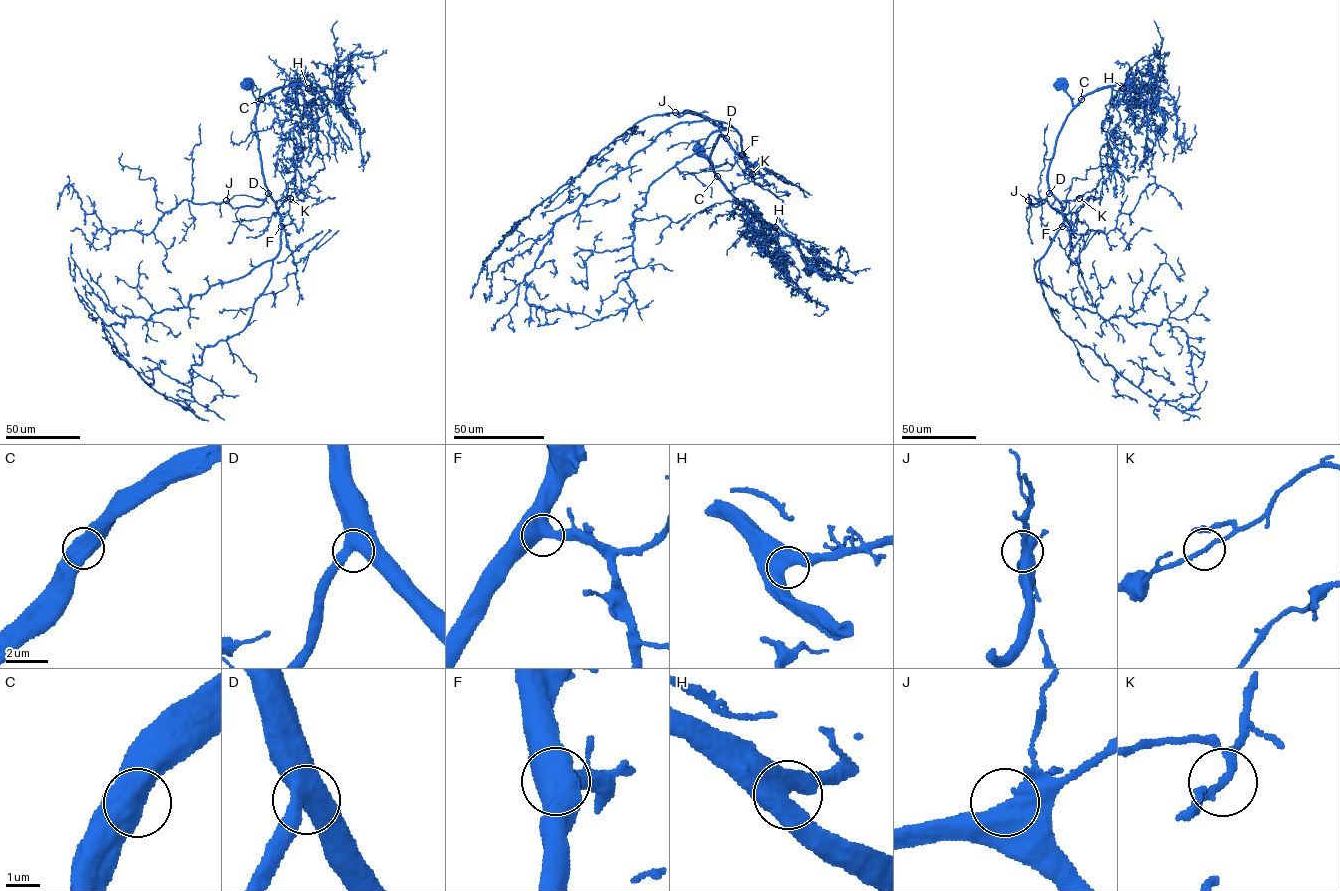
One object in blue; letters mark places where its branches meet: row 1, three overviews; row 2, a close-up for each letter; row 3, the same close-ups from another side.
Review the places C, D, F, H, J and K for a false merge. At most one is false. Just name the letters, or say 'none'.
none

